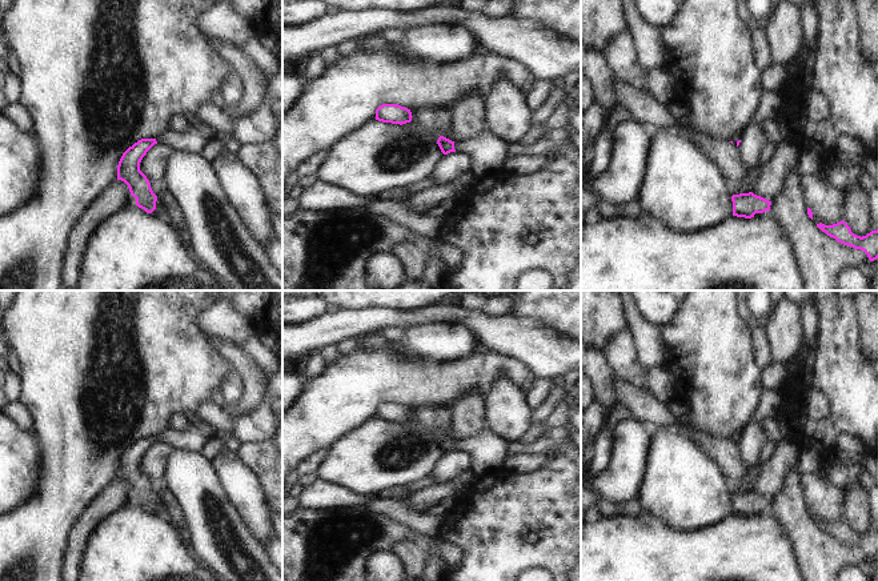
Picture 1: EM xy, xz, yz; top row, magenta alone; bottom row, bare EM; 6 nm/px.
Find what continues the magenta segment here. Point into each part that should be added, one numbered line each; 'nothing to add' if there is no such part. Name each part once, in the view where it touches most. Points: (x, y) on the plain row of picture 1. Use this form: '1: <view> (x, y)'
1: xz (486, 449)

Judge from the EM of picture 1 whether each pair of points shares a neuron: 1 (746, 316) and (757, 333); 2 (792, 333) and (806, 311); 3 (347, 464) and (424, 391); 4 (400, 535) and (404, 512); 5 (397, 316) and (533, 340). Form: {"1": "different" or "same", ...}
{"1": "different", "2": "different", "3": "different", "4": "different", "5": "same"}

